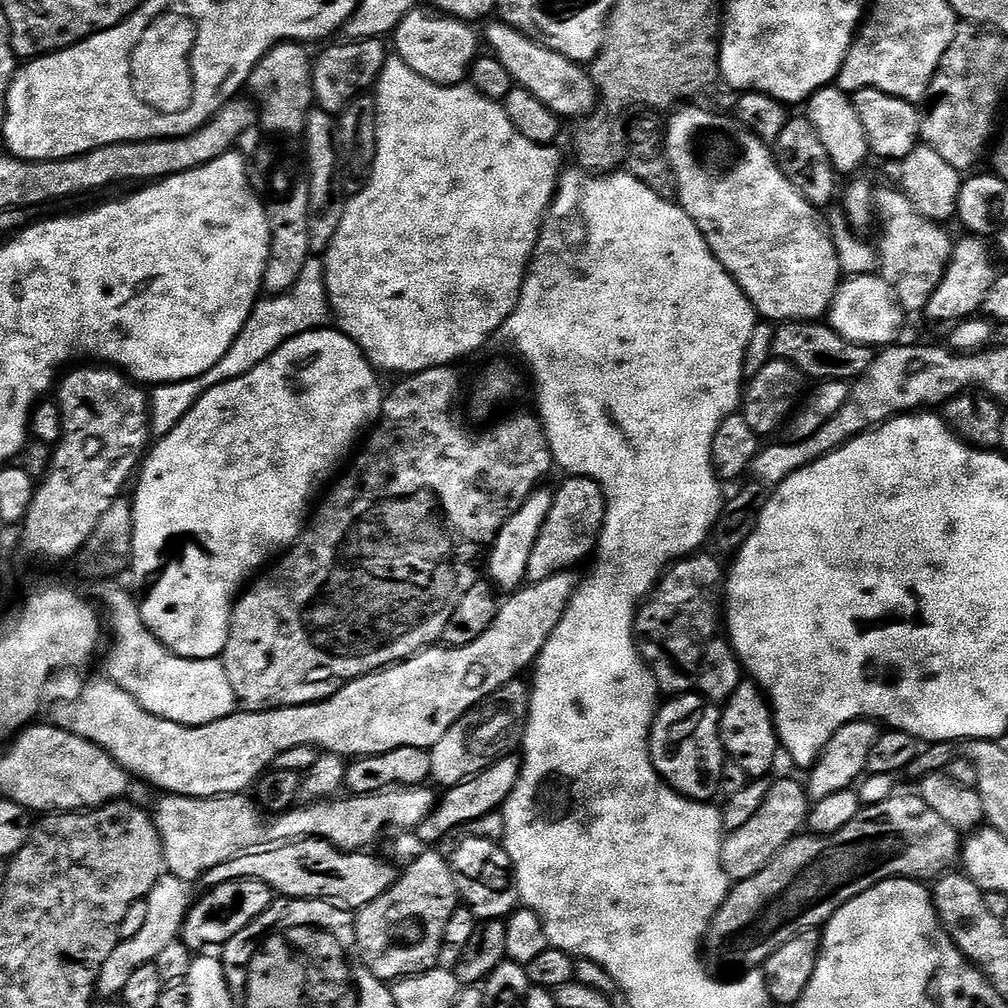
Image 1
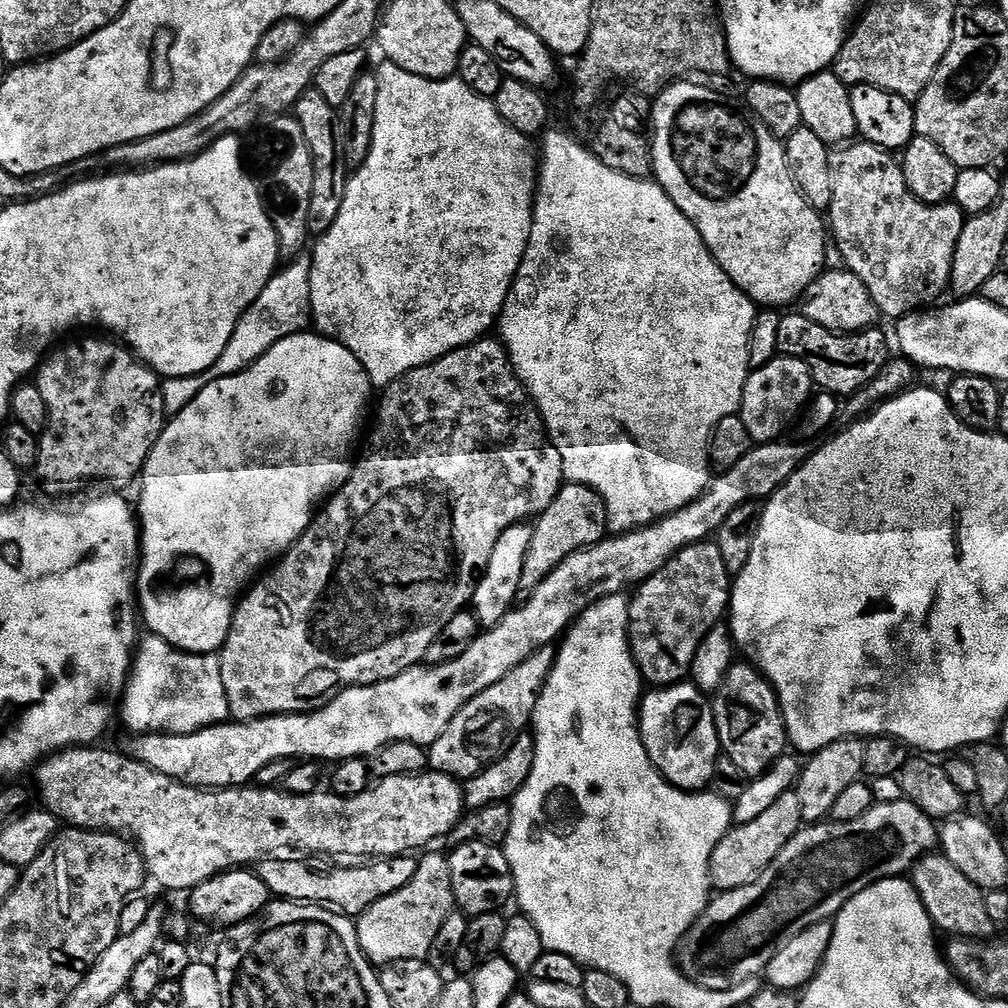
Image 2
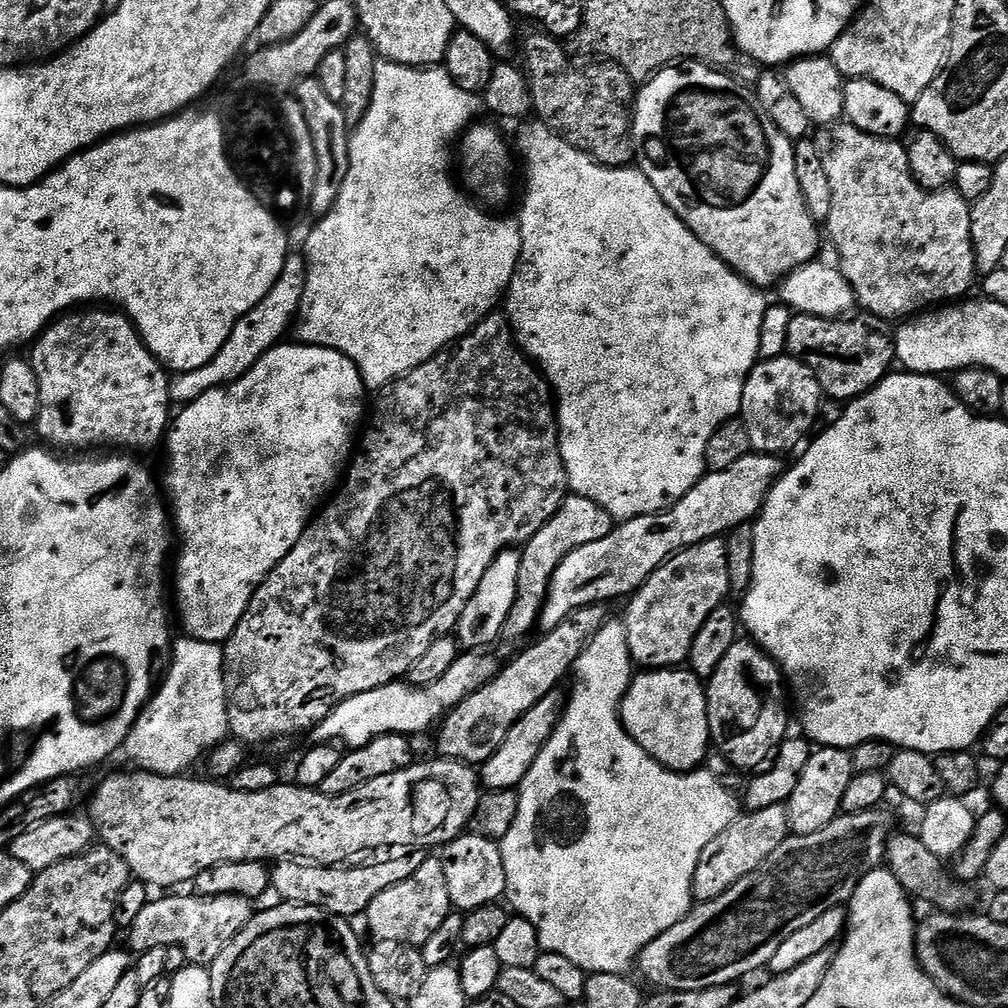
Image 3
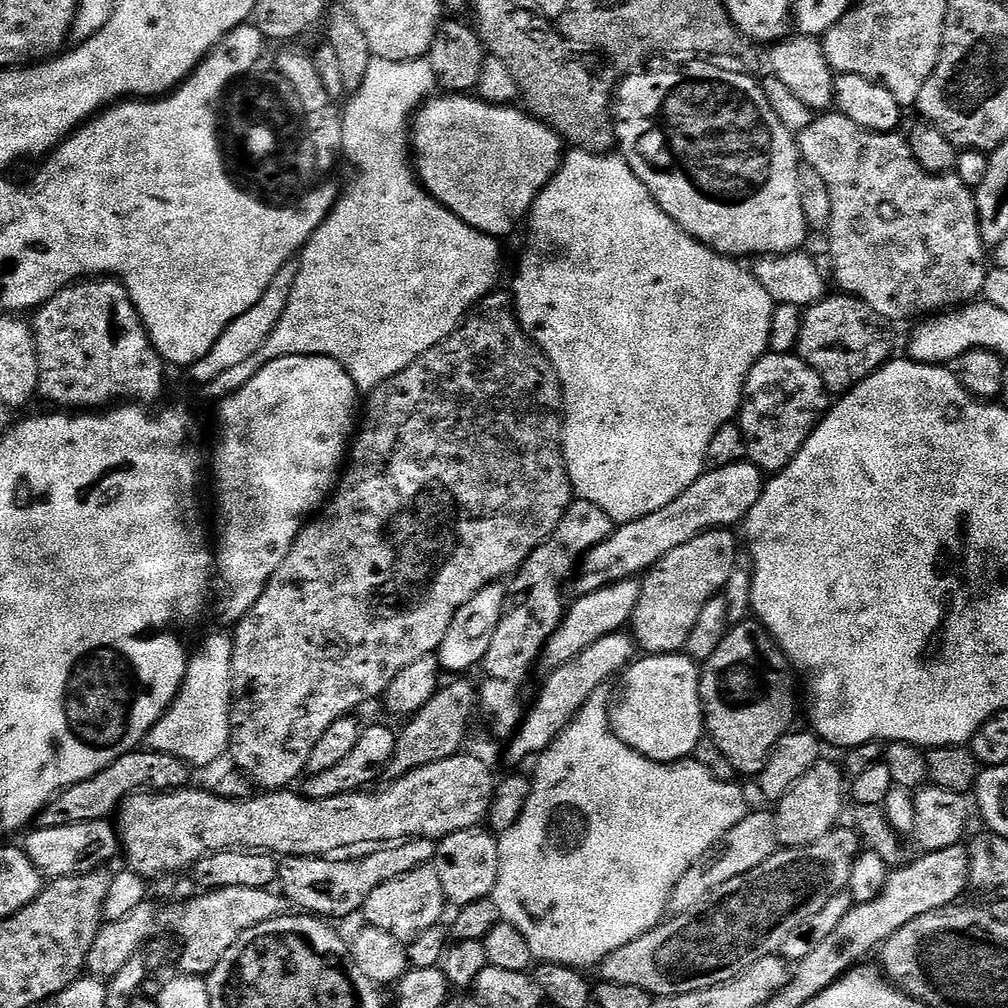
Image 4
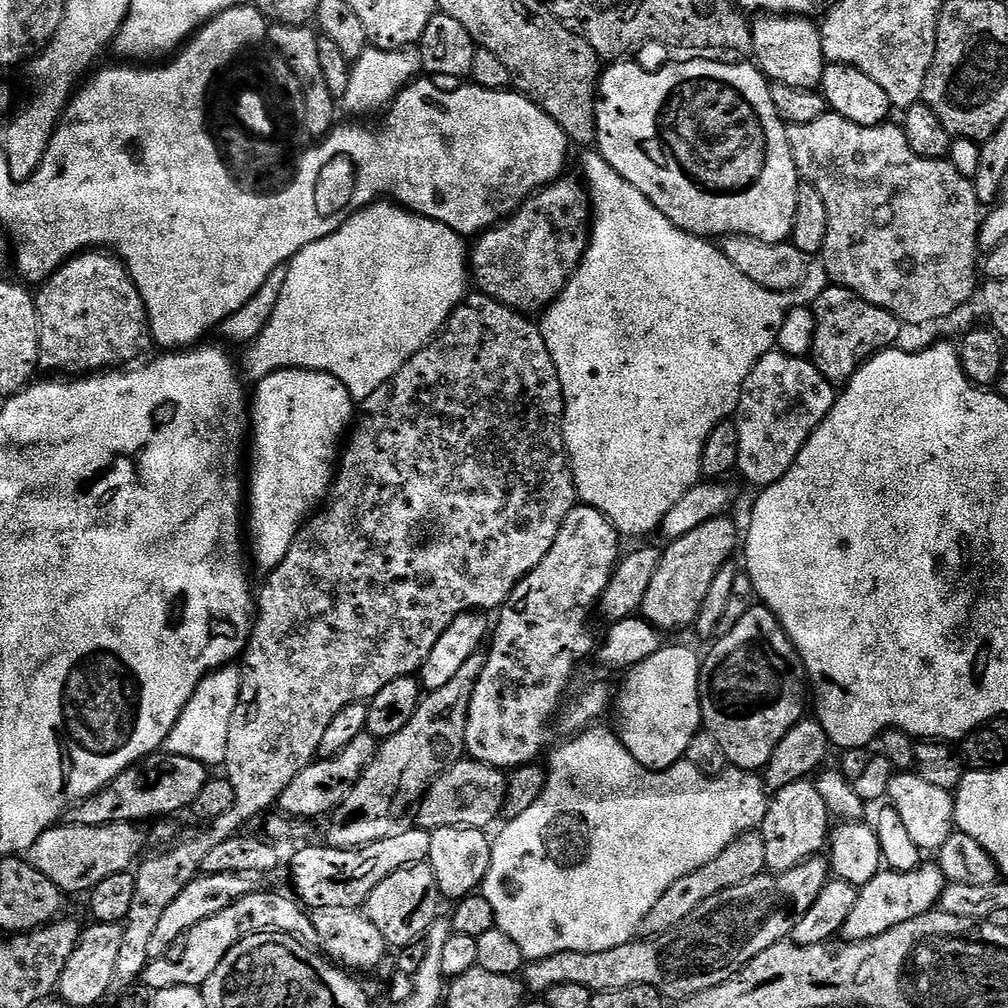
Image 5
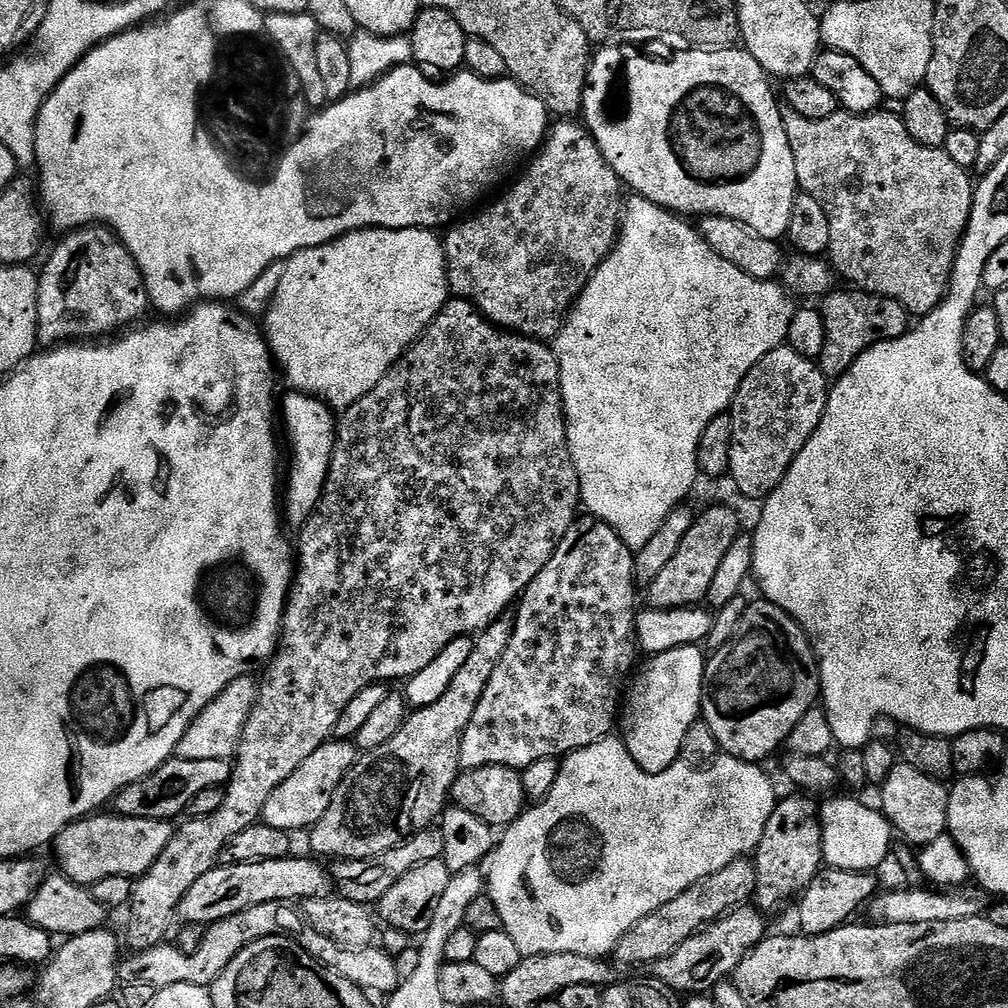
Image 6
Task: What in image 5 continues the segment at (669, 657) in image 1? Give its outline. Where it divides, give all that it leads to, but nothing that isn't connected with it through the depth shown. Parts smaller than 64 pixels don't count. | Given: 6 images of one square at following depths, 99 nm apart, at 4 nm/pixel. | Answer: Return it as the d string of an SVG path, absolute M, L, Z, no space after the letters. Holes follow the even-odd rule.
M727 515L715 516L710 522L702 522L702 526L690 530L690 534L682 534L682 538L671 541L668 549L663 549L658 571L650 581L650 590L646 590L646 598L642 598L640 607L643 619L659 628L661 633L691 629L695 625L698 610L702 610L702 602L718 570L730 563L735 552L737 555L742 532L736 529L734 521L728 519Z

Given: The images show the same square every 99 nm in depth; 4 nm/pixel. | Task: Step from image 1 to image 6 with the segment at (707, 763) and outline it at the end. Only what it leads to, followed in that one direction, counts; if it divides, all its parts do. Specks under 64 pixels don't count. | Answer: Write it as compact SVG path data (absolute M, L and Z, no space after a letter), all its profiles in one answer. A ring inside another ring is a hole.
M691 644L674 650L666 650L662 654L651 657L647 661L649 664L635 673L627 689L626 699L622 704L622 728L624 724L622 739L634 762L644 772L665 772L671 764L677 763L680 760L682 741L686 738L686 730L690 730L695 720L701 719L700 699L704 685L706 656L700 651L697 645Z

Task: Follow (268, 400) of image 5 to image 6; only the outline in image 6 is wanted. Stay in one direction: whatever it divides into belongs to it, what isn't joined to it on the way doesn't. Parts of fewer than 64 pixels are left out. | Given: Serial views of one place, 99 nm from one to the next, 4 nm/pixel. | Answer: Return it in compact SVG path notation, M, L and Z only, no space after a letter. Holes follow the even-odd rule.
M293 391L291 395L282 400L282 432L288 435L288 444L292 447L292 465L289 468L287 465L286 483L282 488L282 508L289 525L303 526L319 506L328 481L338 420L323 400L307 396L305 392Z

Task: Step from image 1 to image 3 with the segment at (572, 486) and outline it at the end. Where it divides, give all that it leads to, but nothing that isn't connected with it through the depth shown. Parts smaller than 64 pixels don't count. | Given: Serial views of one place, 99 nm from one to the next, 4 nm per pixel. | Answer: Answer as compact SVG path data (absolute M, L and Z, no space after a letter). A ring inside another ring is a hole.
M569 494L564 499L558 514L554 514L554 518L550 518L550 522L546 522L546 526L542 526L542 530L538 530L538 534L534 534L534 538L530 538L520 552L518 594L514 598L514 606L510 606L510 615L504 627L507 639L520 640L523 636L531 637L537 631L540 611L544 609L544 599L548 597L554 570L562 566L566 554L574 554L574 550L578 550L578 546L586 546L586 542L598 542L598 538L606 538L612 533L613 527L612 515L602 510L598 502L575 494Z

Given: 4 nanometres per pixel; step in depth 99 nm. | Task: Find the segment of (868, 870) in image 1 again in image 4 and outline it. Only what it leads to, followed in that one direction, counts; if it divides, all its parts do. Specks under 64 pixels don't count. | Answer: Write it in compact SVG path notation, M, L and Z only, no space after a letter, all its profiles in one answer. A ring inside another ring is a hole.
M844 827L833 828L826 838L818 838L818 842L810 842L810 846L781 847L773 856L766 858L758 870L750 870L750 874L734 878L727 888L720 889L700 907L681 916L673 915L657 924L652 931L642 934L642 938L626 942L626 946L614 950L614 954L598 966L599 979L605 984L638 986L638 990L646 990L653 998L677 996L690 994L690 990L706 990L706 986L718 986L718 982L726 982L746 970L746 966L754 966L758 958L777 955L782 942L786 942L786 937L805 918L822 910L834 894L847 889L852 867L862 851L862 841L851 827Z

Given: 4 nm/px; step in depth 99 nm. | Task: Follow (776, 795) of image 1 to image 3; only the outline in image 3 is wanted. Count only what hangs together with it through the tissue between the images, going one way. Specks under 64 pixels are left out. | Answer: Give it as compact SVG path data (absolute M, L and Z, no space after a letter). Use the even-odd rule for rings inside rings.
M787 804L766 806L766 810L745 811L743 815L732 819L730 826L726 826L722 834L718 834L714 842L702 850L702 858L698 858L698 870L694 870L693 901L705 904L726 894L726 890L742 882L746 874L754 874L754 870L758 870L758 866L762 866L762 862L766 862L766 858L770 858L770 854L774 854L774 850L778 850L778 846L782 846L782 842L790 835Z

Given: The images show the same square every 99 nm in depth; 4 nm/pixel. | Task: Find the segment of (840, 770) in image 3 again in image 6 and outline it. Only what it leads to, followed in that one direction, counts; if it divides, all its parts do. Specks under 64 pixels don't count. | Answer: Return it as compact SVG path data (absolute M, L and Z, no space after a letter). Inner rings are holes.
M796 795L800 796L788 796L785 800L783 797L777 803L754 853L758 874L754 904L768 914L782 907L791 896L799 897L824 864L824 829L820 827L818 804L807 795Z

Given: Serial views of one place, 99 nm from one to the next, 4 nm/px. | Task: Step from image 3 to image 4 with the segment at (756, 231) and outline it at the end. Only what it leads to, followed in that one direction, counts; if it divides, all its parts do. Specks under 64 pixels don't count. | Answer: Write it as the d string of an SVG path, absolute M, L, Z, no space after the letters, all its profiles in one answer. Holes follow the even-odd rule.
M688 62L678 72L644 72L636 70L619 81L614 93L614 119L616 121L616 142L619 155L630 166L630 170L650 190L650 194L658 202L658 206L686 234L705 244L719 256L729 258L763 258L766 256L788 256L791 252L801 251L805 247L810 229L806 222L806 214L802 214L802 194L798 186L798 174L802 157L797 137L782 122L778 122L778 114L770 110L770 102L766 102L761 81L747 76L744 72L731 72L731 67L721 66L716 62Z

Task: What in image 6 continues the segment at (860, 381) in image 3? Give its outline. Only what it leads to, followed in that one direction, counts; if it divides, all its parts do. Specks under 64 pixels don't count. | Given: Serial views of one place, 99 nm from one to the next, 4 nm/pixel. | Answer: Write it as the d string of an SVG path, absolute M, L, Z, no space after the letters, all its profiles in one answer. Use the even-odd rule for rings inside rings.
M863 290L840 291L829 292L819 305L826 322L826 346L822 346L818 363L822 374L832 382L845 376L856 359L866 354L866 350L870 350L875 344L881 344L883 340L897 340L910 330L910 313L901 304L894 302L894 298L873 296L871 292Z

